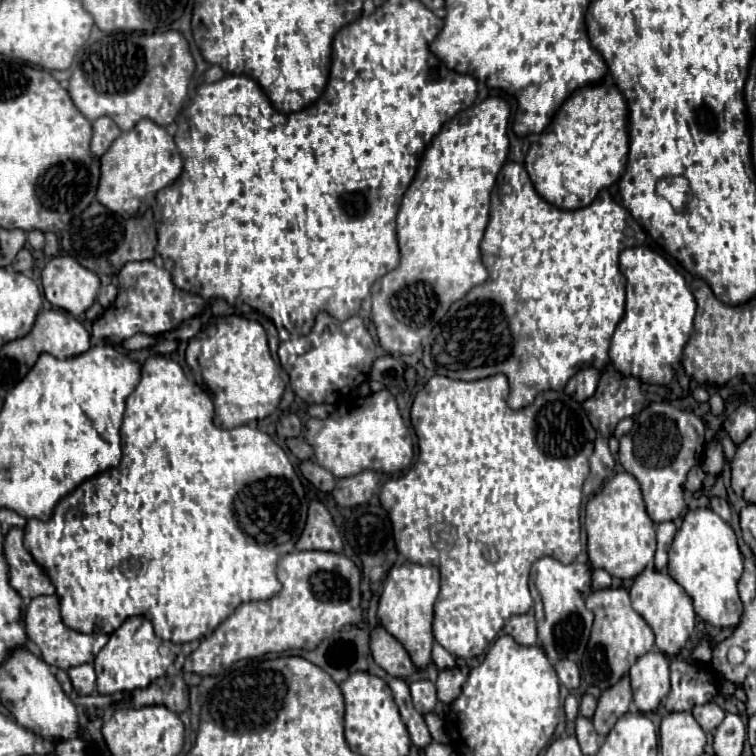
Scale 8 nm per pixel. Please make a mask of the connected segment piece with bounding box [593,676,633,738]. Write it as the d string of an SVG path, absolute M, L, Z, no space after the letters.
M623 676L615 686L607 688L597 704L595 716L593 716L593 726L599 738L605 738L609 730L615 726L617 718L629 710L631 704L631 686L629 686L629 676Z

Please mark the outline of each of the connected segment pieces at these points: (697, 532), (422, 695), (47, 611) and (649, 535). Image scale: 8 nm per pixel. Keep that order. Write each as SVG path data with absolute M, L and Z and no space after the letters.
M711 508L689 510L683 518L669 550L669 574L673 574L673 580L689 594L695 614L701 620L717 628L739 624L743 604L737 582L743 574L743 556L739 552L733 528Z
M417 680L409 688L411 688L411 696L413 696L413 706L419 714L429 714L429 712L435 710L437 690L435 690L433 682Z
M39 596L39 598L33 598L29 602L29 608L25 610L25 632L27 632L29 640L35 642L37 648L41 650L43 660L47 664L51 664L55 668L63 668L63 670L69 670L69 668L85 664L85 662L93 662L97 652L109 640L107 634L97 634L97 632L83 634L83 632L75 632L75 630L67 628L61 622L59 598L57 596Z
M615 474L599 494L595 494L585 508L587 552L593 568L603 568L621 580L633 580L655 554L655 524L645 512L641 486L629 474Z

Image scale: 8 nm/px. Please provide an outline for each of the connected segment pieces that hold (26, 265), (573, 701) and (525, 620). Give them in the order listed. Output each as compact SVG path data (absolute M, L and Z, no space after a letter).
M23 248L23 250L17 254L17 258L15 258L15 262L13 262L13 268L15 268L17 272L29 272L29 270L33 268L33 256L31 256L31 252L29 252L27 248Z
M569 694L564 703L565 715L568 720L575 720L579 714L579 701L573 694Z
M531 612L521 614L521 616L511 616L505 622L505 634L513 636L519 644L523 646L533 646L537 642L537 624Z

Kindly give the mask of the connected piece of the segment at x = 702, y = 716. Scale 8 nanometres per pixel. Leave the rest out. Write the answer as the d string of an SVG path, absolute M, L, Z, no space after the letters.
M707 702L703 706L695 706L693 708L693 716L695 716L695 720L701 724L701 728L705 732L711 732L711 730L715 730L723 722L725 712L723 712L723 708L719 704Z

